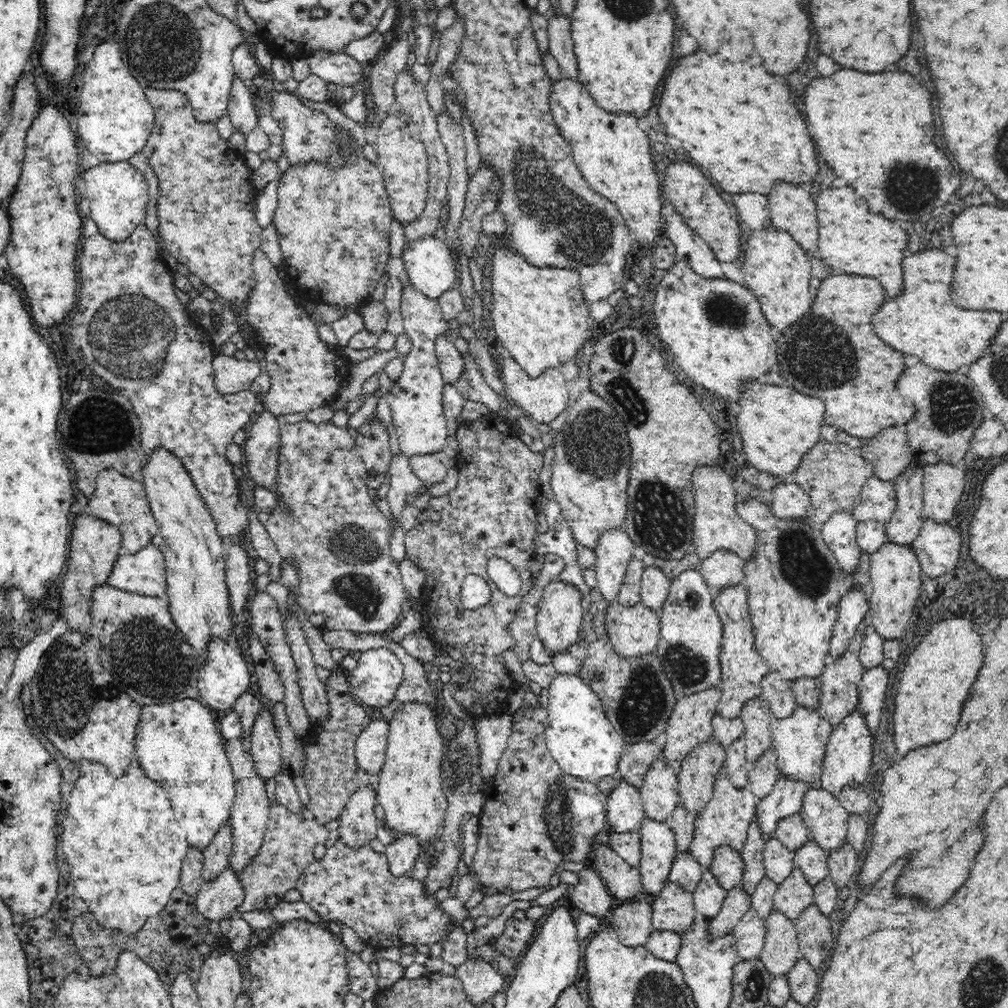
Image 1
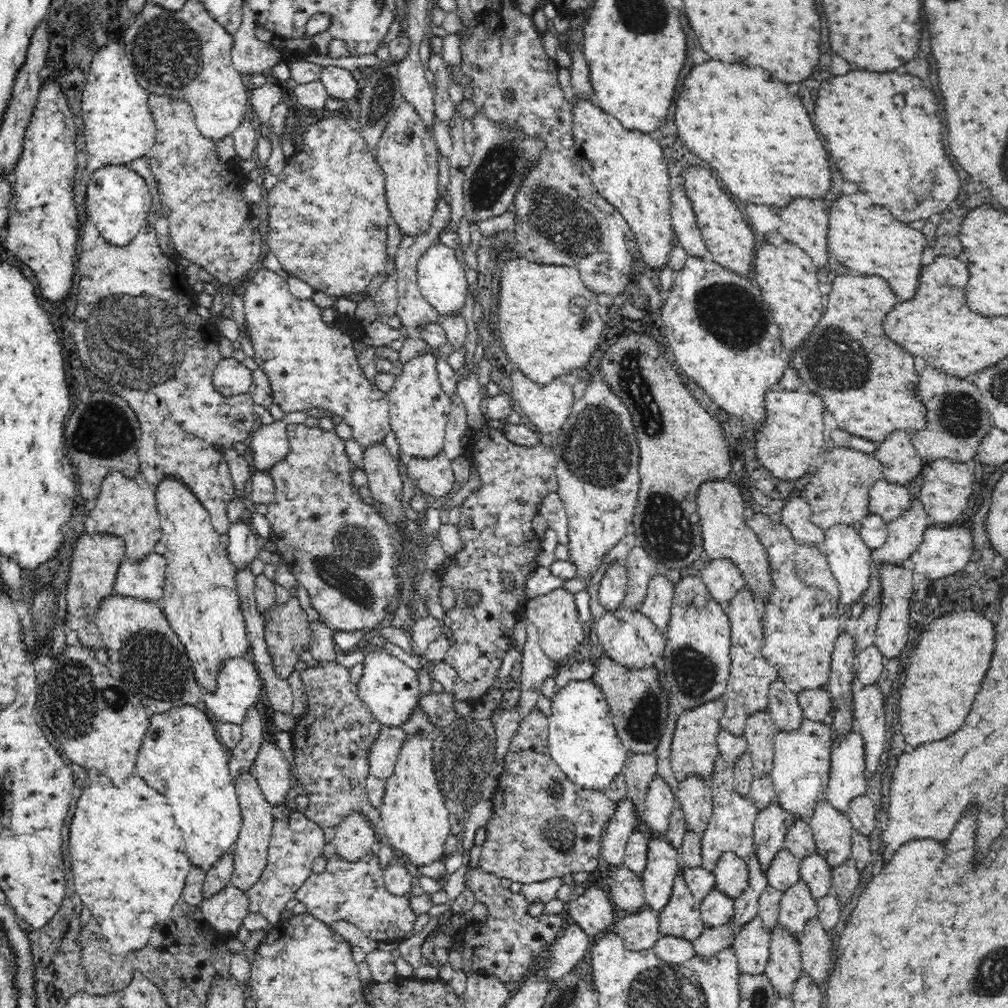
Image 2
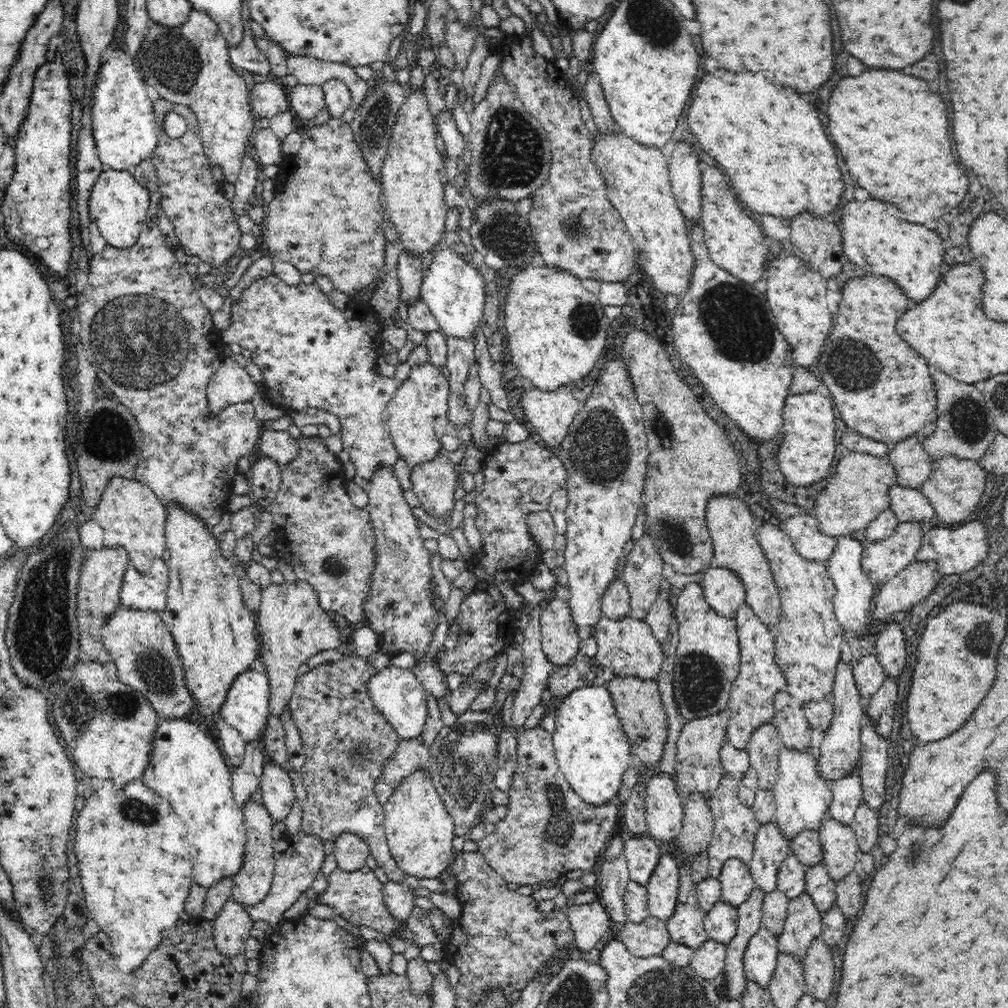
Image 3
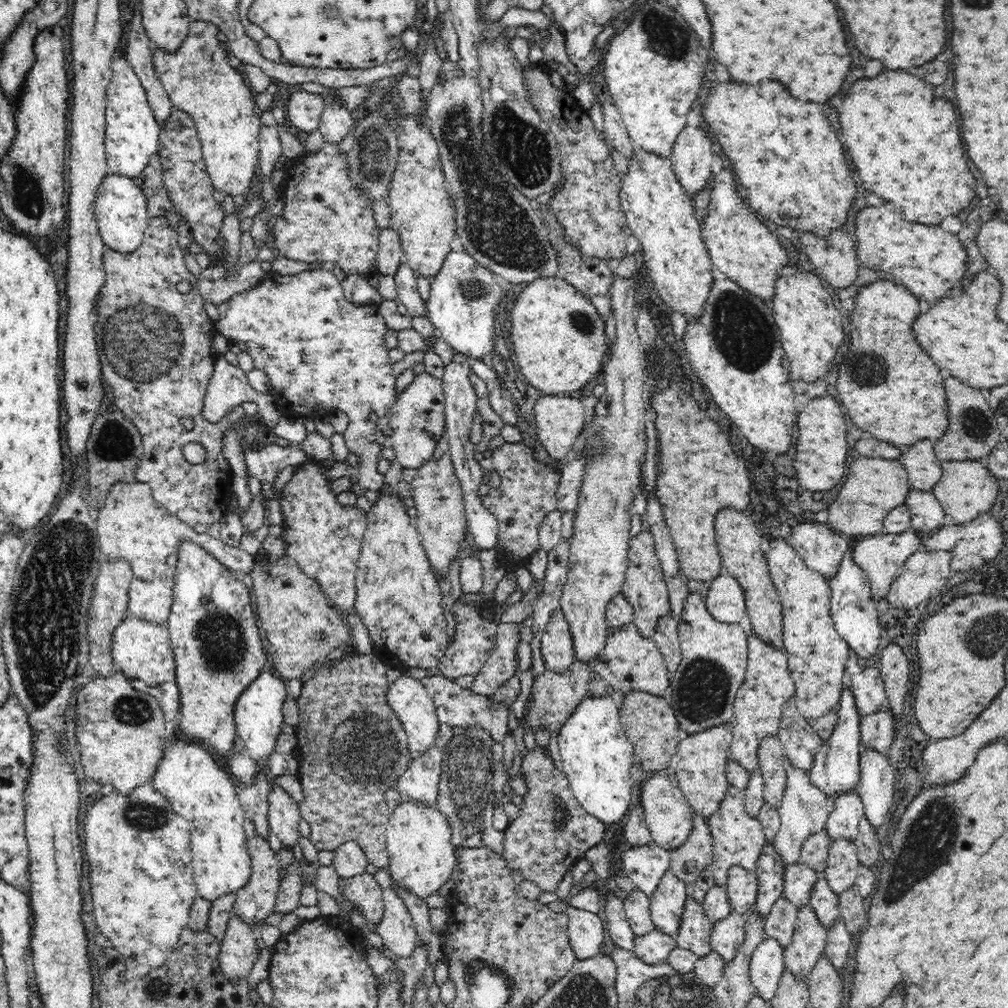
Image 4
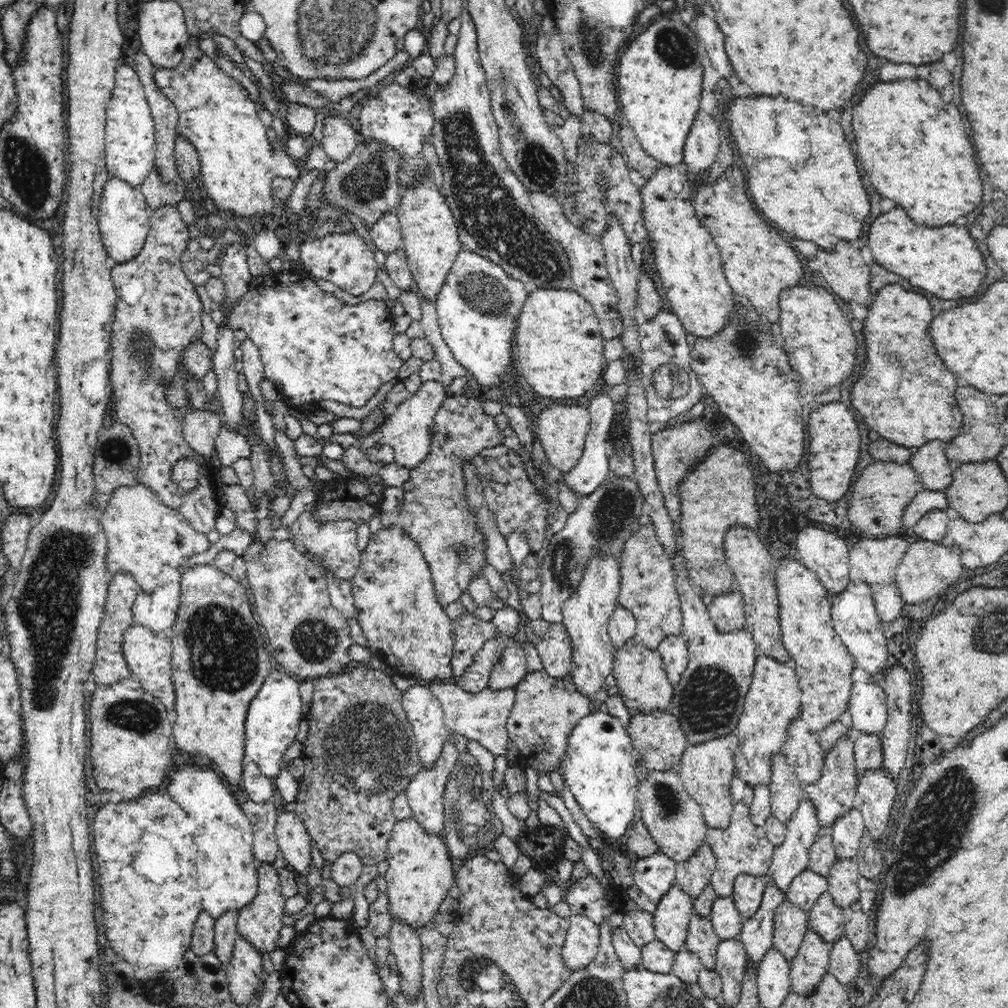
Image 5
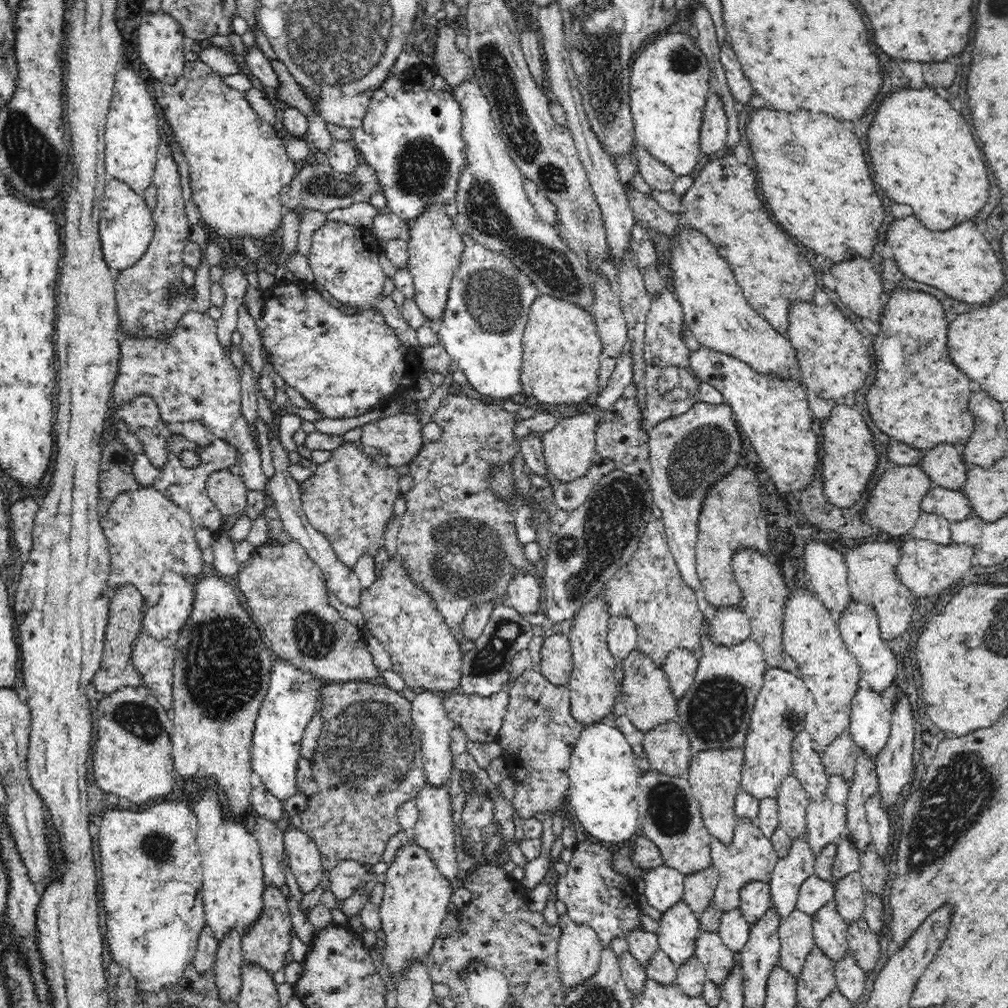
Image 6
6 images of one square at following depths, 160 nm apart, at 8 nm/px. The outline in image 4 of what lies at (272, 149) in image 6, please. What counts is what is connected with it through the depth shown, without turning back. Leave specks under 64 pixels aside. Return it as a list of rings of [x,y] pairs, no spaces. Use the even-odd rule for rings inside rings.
[[[194,20],[189,26],[188,38],[178,46],[176,52],[167,52],[163,48],[155,48],[152,54],[154,70],[158,80],[166,89],[167,96],[178,110],[186,111],[196,124],[198,138],[201,142],[201,151],[213,187],[220,192],[226,192],[228,196],[247,195],[252,188],[252,178],[258,168],[260,160],[260,136],[262,122],[256,103],[252,100],[250,88],[244,82],[244,78],[228,65],[224,44],[218,40],[218,31],[214,24],[206,23],[206,20]]]

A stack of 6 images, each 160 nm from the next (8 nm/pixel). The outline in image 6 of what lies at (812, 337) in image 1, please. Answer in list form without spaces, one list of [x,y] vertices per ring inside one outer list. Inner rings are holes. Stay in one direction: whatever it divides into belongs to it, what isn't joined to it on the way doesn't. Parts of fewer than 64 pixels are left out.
[[[900,287],[885,296],[884,302],[878,322],[881,332],[873,342],[878,380],[868,392],[872,420],[884,434],[914,448],[934,448],[940,442],[966,444],[974,432],[974,416],[968,410],[972,390],[966,374],[946,354],[944,306],[930,294]]]

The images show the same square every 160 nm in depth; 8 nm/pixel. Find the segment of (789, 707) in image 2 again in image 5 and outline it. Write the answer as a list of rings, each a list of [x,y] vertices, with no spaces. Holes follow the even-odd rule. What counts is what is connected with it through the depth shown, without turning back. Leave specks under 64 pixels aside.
[[[800,716],[790,722],[781,752],[785,761],[795,770],[802,784],[814,784],[822,776],[825,752],[820,747],[818,734],[812,733],[810,727],[800,719]]]

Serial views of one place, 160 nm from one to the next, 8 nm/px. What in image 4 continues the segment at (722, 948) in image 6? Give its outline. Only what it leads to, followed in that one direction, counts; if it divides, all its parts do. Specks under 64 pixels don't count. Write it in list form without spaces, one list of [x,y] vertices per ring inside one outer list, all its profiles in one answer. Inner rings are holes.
[[[688,892],[682,918],[679,919],[678,930],[675,931],[677,947],[691,951],[699,958],[711,954],[712,926],[701,903]]]

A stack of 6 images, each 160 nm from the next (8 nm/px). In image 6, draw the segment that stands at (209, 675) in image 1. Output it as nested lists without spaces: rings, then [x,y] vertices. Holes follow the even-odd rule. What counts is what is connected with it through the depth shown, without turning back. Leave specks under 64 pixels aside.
[[[274,655],[271,666],[270,684],[262,706],[255,719],[254,734],[251,742],[251,768],[257,780],[282,803],[288,798],[300,794],[296,781],[296,762],[300,760],[300,748],[306,724],[318,712],[318,686],[327,683],[312,673],[302,672],[279,660]]]

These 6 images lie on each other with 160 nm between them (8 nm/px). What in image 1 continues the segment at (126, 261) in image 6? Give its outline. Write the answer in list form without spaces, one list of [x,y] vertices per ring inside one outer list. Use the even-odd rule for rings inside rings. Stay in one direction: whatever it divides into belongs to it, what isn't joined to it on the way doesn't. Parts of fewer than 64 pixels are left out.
[[[129,161],[99,163],[82,174],[81,192],[85,198],[83,211],[99,228],[99,232],[107,239],[122,242],[136,230],[137,226],[145,222],[146,205],[150,196],[145,176]]]

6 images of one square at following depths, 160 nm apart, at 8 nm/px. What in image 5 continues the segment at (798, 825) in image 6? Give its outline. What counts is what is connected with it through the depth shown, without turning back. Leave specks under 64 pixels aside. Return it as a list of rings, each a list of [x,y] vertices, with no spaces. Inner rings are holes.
[[[776,752],[772,756],[770,768],[768,787],[771,814],[786,824],[804,796],[803,784],[798,780],[795,770],[785,761],[782,752]]]

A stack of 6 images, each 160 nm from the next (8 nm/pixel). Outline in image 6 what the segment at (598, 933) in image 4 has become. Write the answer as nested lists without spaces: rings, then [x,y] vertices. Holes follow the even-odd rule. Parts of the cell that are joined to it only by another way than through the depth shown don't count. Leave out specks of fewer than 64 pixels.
[[[567,914],[560,915],[559,922],[562,936],[558,946],[558,971],[566,992],[570,987],[579,986],[584,980],[596,974],[604,947],[593,928],[585,924],[576,924]]]

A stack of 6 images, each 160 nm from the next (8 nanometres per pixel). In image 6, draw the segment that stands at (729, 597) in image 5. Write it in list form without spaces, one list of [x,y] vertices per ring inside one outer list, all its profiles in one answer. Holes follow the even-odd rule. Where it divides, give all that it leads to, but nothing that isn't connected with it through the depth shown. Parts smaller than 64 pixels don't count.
[[[740,606],[719,608],[711,620],[711,631],[716,643],[732,645],[742,642],[751,638],[749,616]]]

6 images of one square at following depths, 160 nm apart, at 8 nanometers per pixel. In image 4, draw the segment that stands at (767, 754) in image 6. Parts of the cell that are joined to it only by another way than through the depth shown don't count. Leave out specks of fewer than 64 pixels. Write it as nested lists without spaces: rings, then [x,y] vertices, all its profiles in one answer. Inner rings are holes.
[[[756,633],[747,636],[747,670],[734,699],[734,714],[731,719],[734,730],[729,754],[750,773],[759,770],[758,750],[761,742],[766,736],[777,736],[784,704],[794,696],[795,684],[786,668],[786,660],[784,650],[766,643]]]

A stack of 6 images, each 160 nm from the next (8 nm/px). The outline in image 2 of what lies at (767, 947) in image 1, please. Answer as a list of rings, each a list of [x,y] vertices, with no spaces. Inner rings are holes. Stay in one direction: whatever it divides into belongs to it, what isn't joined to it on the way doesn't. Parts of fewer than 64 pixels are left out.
[[[778,923],[769,931],[769,958],[765,975],[779,996],[791,996],[795,979],[802,974],[799,940],[790,935],[788,927]]]

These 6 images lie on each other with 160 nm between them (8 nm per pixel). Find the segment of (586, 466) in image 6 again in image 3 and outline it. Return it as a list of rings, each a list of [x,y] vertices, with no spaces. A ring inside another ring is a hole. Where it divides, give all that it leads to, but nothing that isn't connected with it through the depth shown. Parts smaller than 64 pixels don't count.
[[[566,385],[556,391],[540,390],[536,386],[524,390],[519,403],[535,433],[554,450],[566,438],[572,420],[582,408],[582,403],[572,395],[571,387]]]

